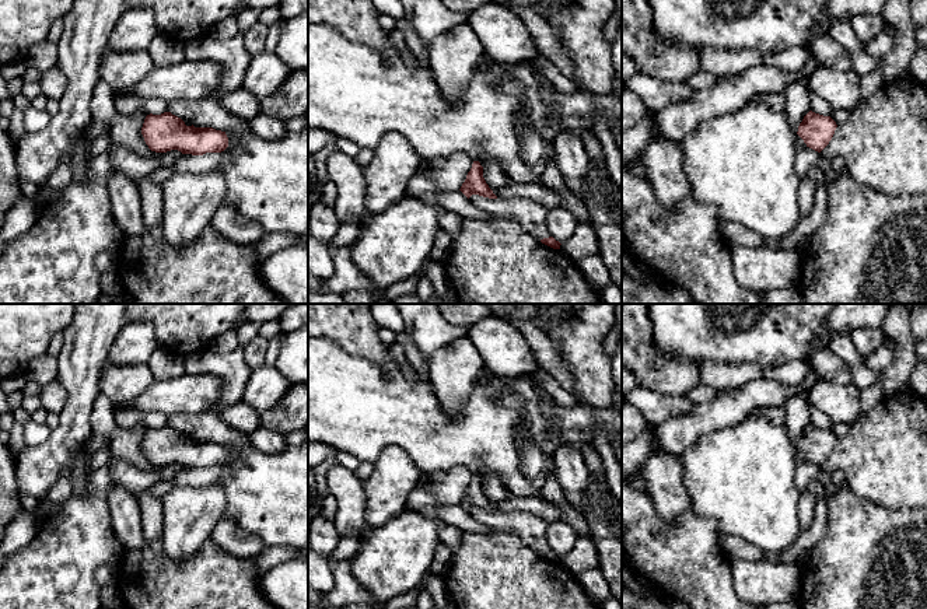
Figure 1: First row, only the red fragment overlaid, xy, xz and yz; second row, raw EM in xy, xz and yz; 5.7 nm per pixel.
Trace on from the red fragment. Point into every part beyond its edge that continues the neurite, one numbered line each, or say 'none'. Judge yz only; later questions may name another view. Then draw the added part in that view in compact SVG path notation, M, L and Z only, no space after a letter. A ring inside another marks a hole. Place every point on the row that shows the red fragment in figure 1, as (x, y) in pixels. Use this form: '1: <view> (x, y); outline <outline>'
1: yz (818, 105); outline M811 92L811 111L823 116L830 116L833 113L830 105L814 92Z

